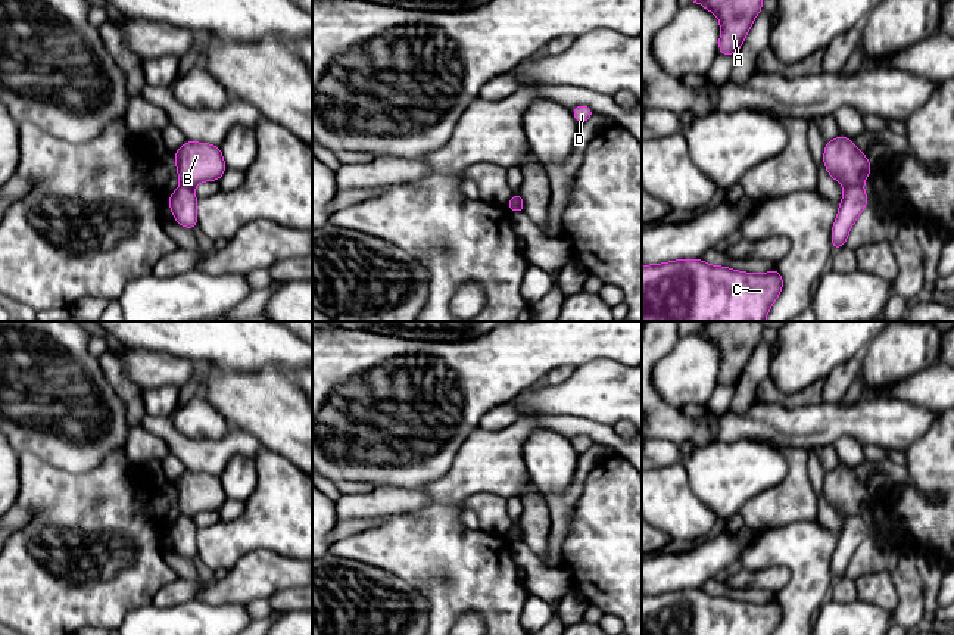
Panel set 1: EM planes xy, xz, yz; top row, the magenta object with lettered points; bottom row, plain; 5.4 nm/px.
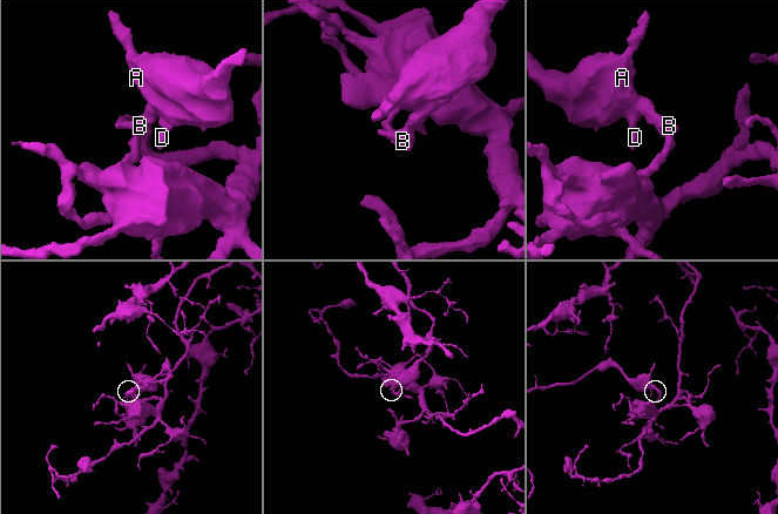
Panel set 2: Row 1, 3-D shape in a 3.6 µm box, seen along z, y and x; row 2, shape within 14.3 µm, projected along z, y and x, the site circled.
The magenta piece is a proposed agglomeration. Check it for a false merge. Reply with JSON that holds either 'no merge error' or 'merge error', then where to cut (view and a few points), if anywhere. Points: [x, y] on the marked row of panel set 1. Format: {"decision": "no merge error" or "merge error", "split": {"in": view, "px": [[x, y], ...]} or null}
{"decision": "merge error", "split": {"in": "yz", "px": [[861, 183], [845, 187]]}}

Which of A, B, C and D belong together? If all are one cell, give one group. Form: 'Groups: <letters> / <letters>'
Groups: A B D / C

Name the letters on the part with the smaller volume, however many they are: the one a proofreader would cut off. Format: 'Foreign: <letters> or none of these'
Foreign: A, B, D

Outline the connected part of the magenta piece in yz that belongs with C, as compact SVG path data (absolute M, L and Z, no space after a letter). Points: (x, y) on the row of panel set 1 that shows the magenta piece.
M702 259L642 265L642 321L766 321L782 290L779 268L755 274Z

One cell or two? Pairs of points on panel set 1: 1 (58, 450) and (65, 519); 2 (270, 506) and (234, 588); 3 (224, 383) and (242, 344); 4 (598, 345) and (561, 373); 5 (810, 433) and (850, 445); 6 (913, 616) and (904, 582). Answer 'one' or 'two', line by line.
1: two
2: two
3: two
4: two
5: two
6: one

